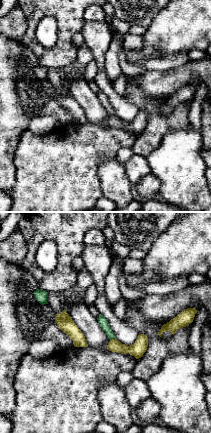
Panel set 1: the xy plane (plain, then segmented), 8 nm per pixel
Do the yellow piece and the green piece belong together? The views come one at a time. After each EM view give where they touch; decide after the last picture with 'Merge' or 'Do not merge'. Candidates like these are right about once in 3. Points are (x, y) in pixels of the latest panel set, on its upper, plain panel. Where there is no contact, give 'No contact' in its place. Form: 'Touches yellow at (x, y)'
Touches yellow at (112, 115)

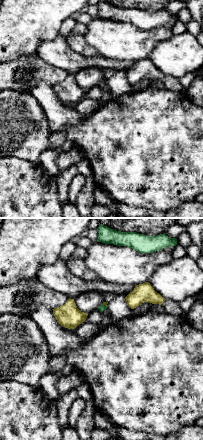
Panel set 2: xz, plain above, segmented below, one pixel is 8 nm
Touches yellow at (104, 80)

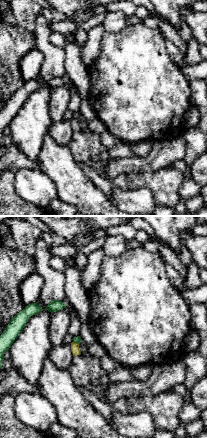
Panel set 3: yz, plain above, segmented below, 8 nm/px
Touches yellow at (76, 119)

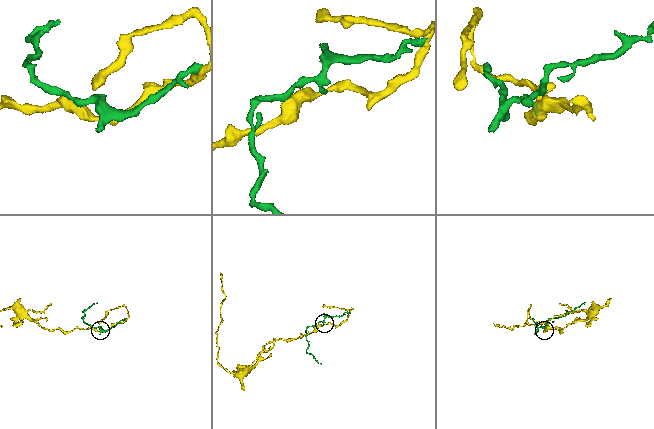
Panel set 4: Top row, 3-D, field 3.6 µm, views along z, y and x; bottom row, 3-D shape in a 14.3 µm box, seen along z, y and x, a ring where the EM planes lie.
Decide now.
Do not merge

